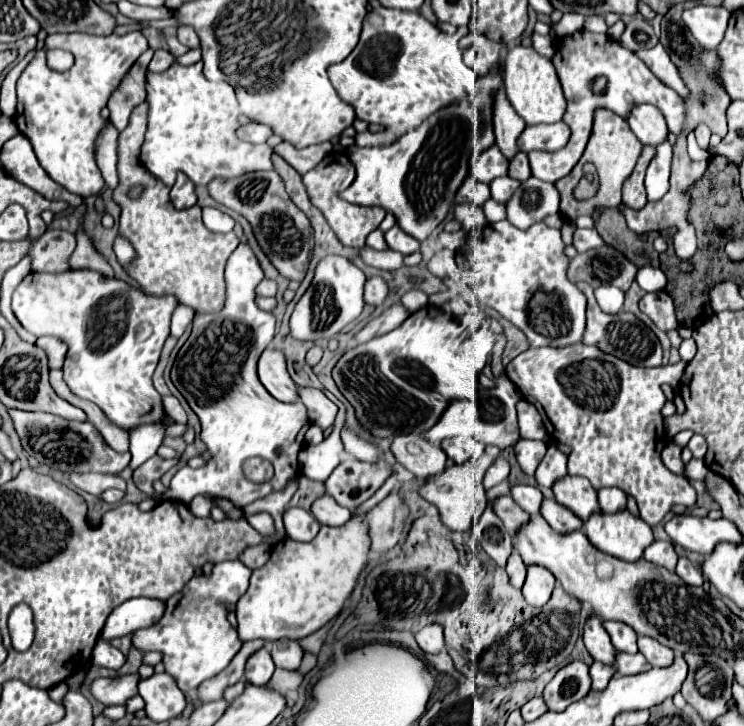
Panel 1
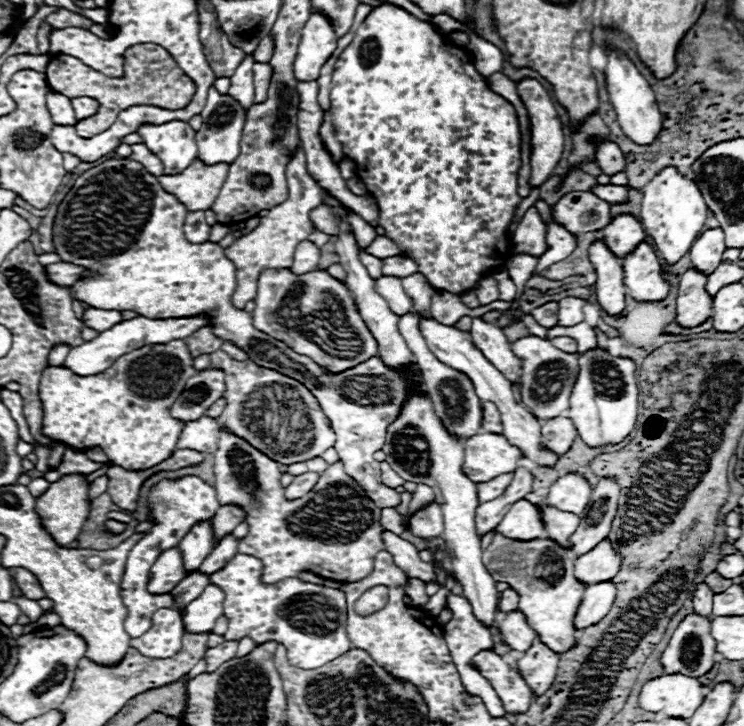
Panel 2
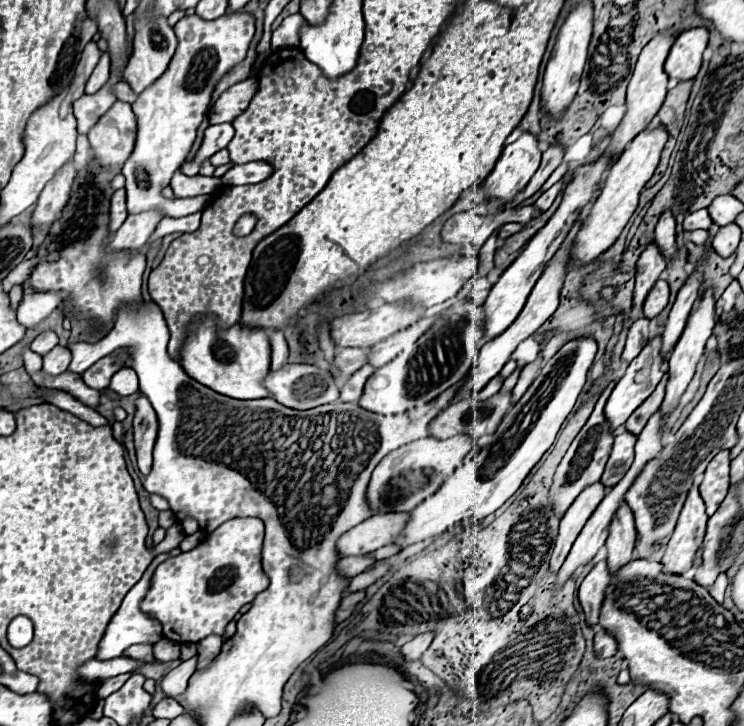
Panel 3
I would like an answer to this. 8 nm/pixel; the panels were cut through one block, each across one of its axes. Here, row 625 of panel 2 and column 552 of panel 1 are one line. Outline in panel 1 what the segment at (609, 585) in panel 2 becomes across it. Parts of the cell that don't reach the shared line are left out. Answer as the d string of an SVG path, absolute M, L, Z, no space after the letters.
M530 566L522 594L526 592L526 602L530 606L540 608L552 598L554 584L556 584L556 578L552 576L552 572L548 572L542 566Z

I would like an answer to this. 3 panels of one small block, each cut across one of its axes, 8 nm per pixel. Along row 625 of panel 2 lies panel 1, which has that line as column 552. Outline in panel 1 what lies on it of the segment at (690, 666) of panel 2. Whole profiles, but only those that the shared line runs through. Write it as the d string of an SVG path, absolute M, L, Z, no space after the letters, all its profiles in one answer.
M570 662L556 672L544 690L544 700L550 710L564 710L572 702L582 700L592 690L592 678L584 662Z

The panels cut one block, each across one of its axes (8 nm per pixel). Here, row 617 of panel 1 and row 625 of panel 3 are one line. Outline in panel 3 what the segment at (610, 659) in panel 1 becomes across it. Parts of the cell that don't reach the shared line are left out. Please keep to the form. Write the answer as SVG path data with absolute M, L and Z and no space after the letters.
M600 560L592 572L584 578L584 582L580 584L580 604L584 608L586 614L586 622L590 626L598 624L598 614L600 614L600 606L602 606L602 598L604 598L604 590L608 588L610 582L610 572L608 572L608 564L606 560Z

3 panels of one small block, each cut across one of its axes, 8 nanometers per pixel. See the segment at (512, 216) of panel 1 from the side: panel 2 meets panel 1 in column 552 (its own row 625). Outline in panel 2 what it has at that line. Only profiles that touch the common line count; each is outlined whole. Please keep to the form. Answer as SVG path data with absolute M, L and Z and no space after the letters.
M208 584L204 592L192 600L184 614L184 628L188 632L212 632L216 618L224 612L224 592L220 586Z

